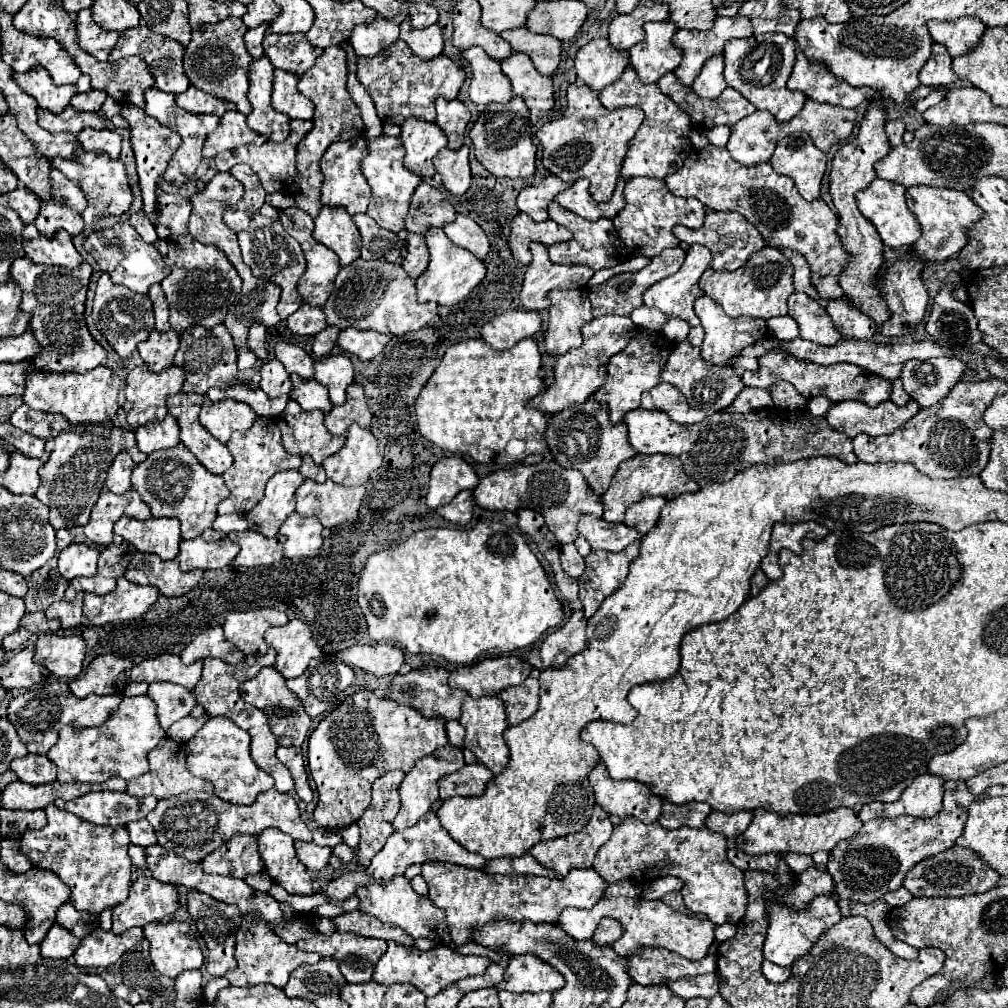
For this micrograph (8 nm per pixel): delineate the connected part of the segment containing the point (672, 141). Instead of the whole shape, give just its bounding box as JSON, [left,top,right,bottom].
[600,68,692,178]

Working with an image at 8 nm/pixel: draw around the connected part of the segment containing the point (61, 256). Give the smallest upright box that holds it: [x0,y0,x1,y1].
[22,224,82,268]

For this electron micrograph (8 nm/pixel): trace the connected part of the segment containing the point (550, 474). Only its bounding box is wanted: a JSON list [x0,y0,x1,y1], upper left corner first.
[472,458,602,544]

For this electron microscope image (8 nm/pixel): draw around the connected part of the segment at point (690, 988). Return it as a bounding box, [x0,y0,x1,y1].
[666,974,718,1000]

